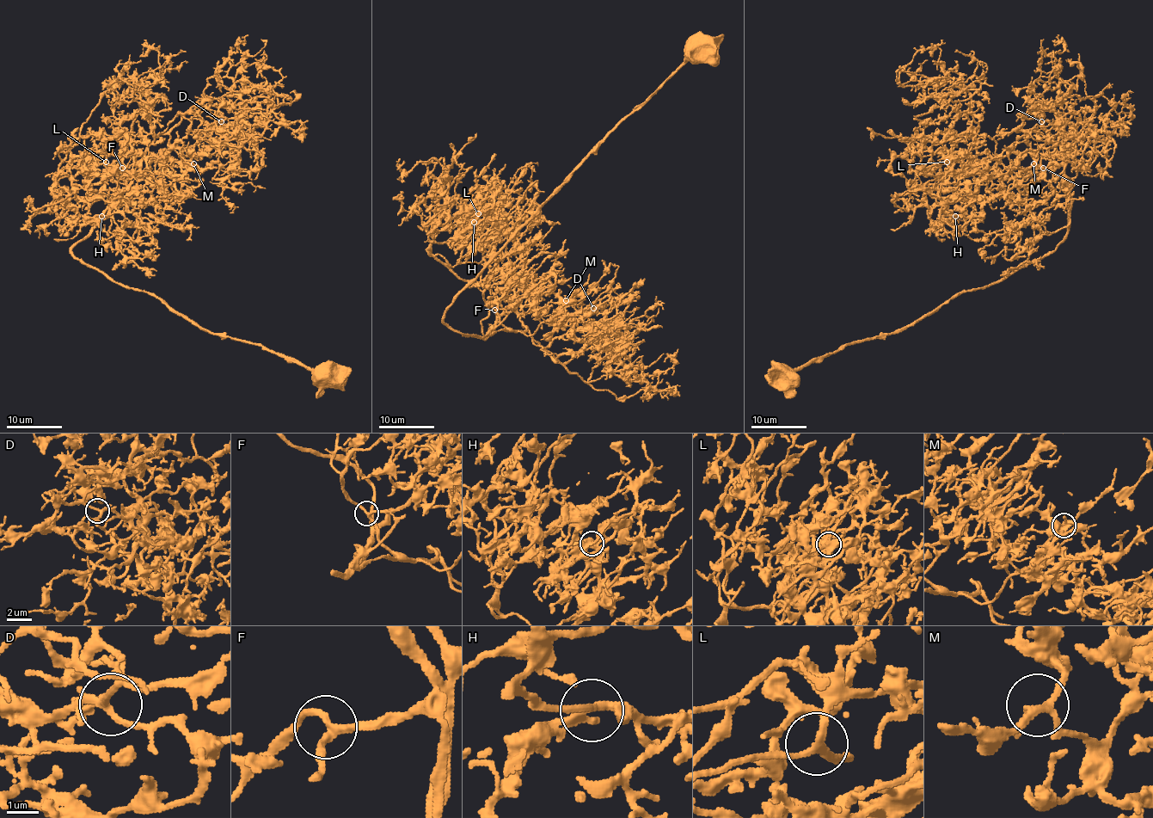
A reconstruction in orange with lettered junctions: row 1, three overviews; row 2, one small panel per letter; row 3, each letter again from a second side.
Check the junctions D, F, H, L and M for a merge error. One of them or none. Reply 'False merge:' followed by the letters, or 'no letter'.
False merge: no letter

